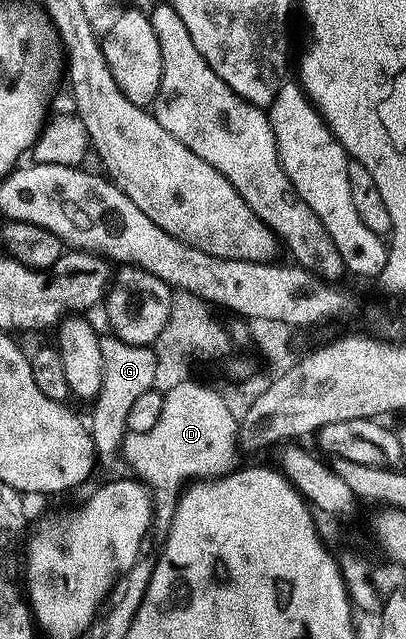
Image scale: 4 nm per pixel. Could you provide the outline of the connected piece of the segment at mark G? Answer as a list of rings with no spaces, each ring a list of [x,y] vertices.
[[[111,334],[102,337],[101,352],[106,376],[103,380],[103,390],[92,407],[93,420],[90,419],[89,429],[94,440],[96,455],[100,461],[103,461],[120,455],[123,441],[129,432],[130,409],[145,392],[154,389],[160,359],[152,347],[127,345]]]

